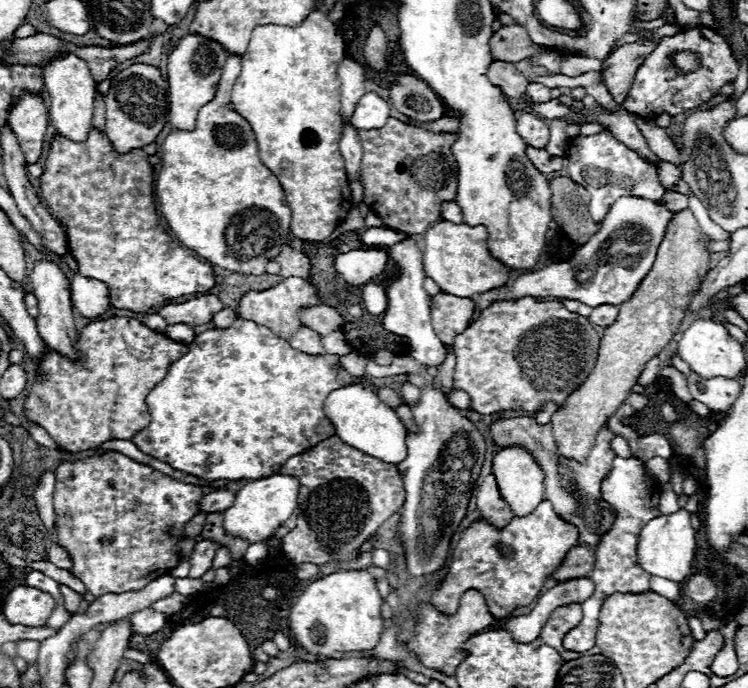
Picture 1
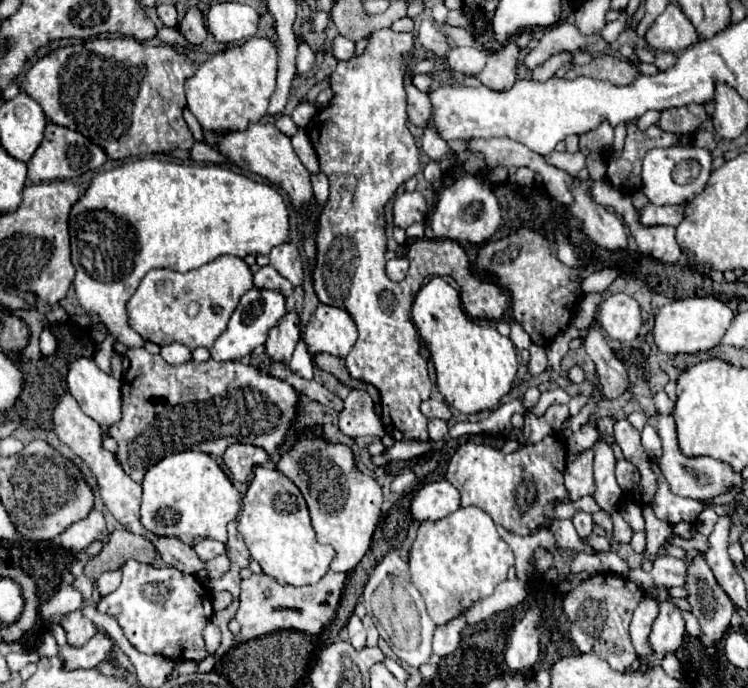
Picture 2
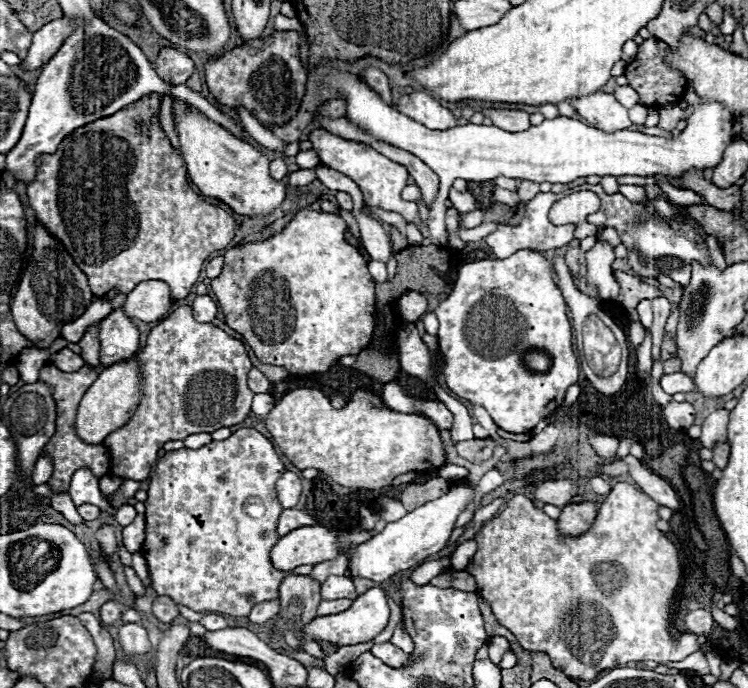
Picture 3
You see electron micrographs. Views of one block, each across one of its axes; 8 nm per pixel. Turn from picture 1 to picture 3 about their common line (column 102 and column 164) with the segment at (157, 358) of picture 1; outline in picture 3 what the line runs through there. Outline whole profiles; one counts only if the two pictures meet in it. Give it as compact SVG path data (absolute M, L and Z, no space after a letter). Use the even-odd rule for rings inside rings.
M190 306L176 308L166 320L162 320L158 326L154 326L148 334L146 346L142 352L138 352L138 366L142 370L142 398L134 412L134 416L128 420L126 426L112 432L104 446L110 454L110 476L118 476L122 480L146 480L150 476L150 470L158 460L158 452L164 442L168 440L184 440L190 434L208 432L212 434L218 428L234 426L242 422L248 412L254 398L254 392L246 384L246 376L250 372L250 358L244 348L244 344L236 338L230 338L224 330L218 326L206 322L196 322L192 316Z

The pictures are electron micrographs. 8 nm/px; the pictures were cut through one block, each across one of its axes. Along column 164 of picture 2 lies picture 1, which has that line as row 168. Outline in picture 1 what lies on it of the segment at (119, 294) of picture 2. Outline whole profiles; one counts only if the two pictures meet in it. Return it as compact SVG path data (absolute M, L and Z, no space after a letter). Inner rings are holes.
M230 54L222 70L216 98L200 108L196 128L192 132L174 130L166 136L164 144L160 146L162 166L157 169L154 196L170 230L184 246L198 252L210 264L218 264L220 268L260 276L264 274L266 262L274 258L288 240L290 208L286 206L280 182L258 156L258 144L252 128L246 124L246 120L242 120L242 116L224 108L224 104L230 102L230 92L238 74L240 56Z

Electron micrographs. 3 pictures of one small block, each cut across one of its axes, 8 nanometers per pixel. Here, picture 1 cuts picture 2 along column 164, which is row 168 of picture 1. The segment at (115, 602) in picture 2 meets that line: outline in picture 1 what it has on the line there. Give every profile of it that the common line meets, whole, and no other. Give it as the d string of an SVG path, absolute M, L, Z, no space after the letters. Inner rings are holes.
M598 132L594 136L574 136L570 140L568 152L568 174L570 180L584 186L590 192L590 216L594 222L602 222L612 208L612 204L622 196L638 196L660 202L664 196L664 186L660 184L656 164L642 160L634 150L618 142L610 132Z

